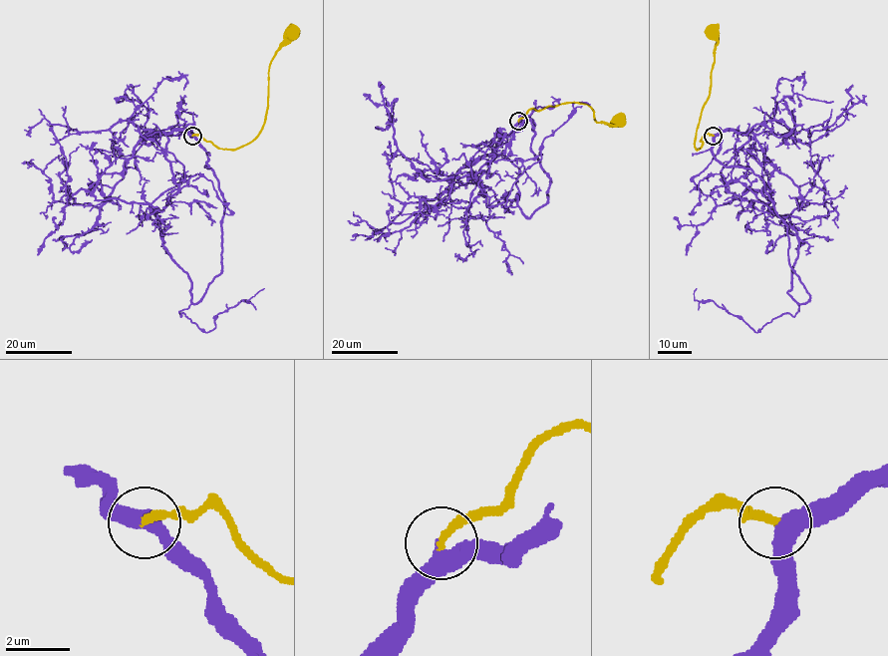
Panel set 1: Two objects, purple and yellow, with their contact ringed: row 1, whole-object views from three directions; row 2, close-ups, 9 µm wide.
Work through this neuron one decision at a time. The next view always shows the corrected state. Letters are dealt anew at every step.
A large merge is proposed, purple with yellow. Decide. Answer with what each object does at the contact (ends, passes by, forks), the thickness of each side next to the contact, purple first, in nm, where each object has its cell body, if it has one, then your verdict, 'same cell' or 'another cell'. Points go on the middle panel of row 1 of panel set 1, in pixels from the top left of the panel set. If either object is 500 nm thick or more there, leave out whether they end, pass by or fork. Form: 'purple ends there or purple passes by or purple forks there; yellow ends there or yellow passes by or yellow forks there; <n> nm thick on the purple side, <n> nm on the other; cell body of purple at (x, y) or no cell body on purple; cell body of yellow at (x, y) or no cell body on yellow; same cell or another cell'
purple passes by; yellow ends there; 400 nm thick on the purple side, 280 nm on the other; no cell body on purple; cell body of yellow at (618, 120); same cell

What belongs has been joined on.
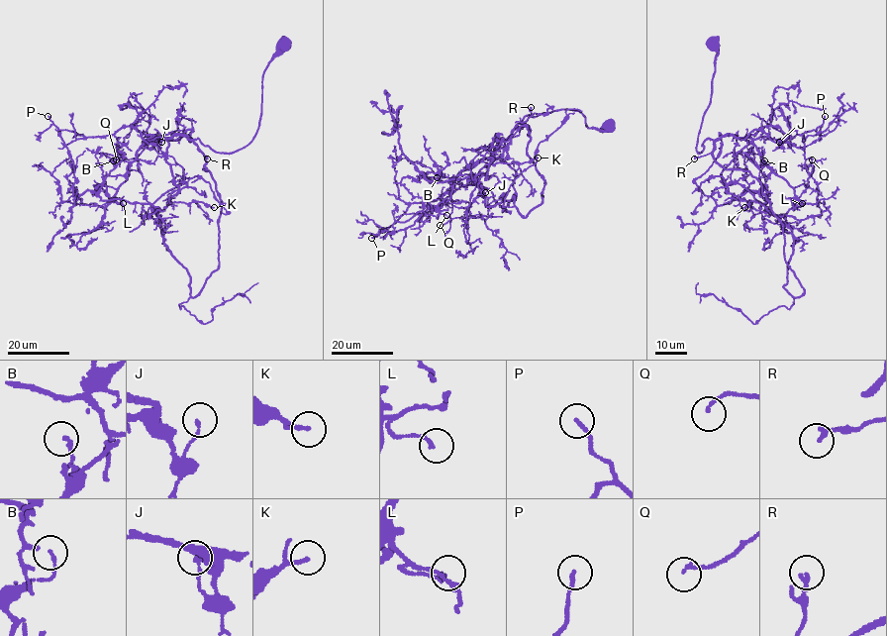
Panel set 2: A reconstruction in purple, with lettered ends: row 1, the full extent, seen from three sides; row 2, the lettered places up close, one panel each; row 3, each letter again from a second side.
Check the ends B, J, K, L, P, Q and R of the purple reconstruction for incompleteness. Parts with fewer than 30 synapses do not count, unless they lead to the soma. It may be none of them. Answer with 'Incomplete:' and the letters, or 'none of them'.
Incomplete: none of them

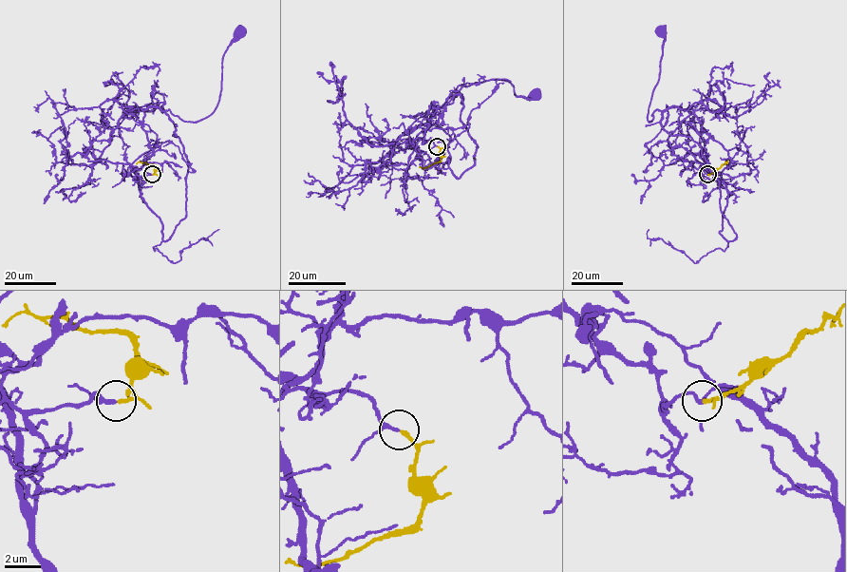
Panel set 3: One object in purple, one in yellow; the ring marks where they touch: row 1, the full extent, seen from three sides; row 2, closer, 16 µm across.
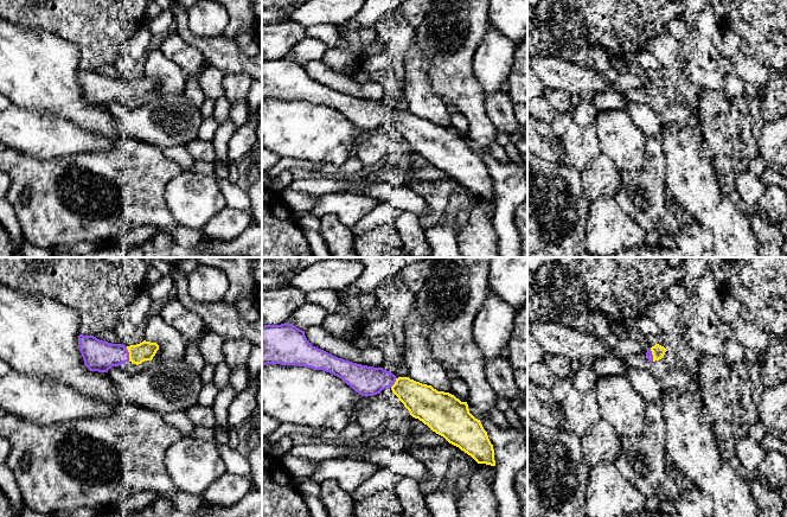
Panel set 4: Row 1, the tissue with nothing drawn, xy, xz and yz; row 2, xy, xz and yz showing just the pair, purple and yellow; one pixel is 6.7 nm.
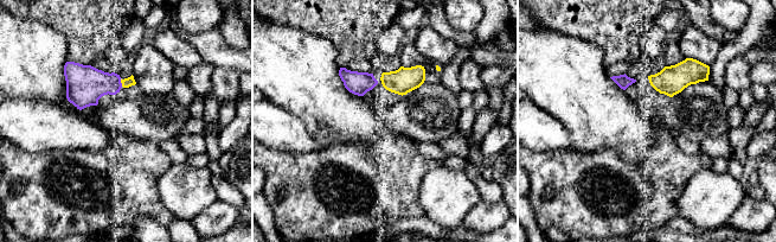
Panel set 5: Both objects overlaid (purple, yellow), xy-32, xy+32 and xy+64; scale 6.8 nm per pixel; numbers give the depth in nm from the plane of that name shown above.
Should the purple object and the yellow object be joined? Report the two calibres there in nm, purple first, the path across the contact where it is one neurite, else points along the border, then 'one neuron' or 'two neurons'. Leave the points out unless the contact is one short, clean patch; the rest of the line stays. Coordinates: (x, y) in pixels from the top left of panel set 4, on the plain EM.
calibres 220 and 130 nm; one neuron

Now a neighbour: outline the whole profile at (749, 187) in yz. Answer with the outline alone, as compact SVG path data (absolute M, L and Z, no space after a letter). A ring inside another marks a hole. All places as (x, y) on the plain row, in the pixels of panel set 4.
M748 171L740 172L734 179L734 187L741 198L750 209L755 209L757 198L762 194L764 186L759 177L750 174Z

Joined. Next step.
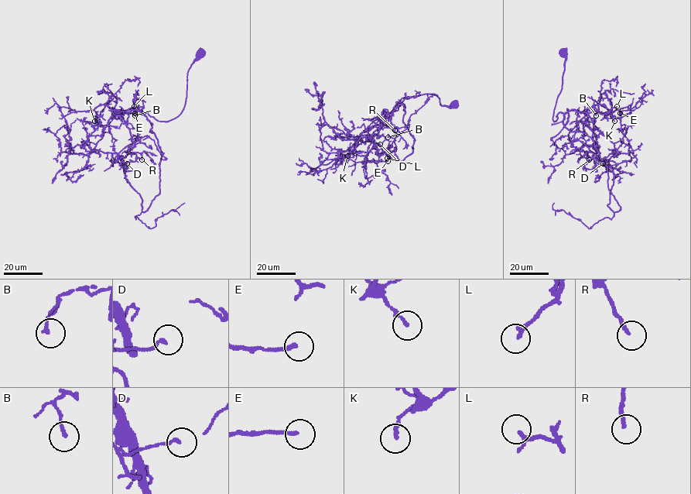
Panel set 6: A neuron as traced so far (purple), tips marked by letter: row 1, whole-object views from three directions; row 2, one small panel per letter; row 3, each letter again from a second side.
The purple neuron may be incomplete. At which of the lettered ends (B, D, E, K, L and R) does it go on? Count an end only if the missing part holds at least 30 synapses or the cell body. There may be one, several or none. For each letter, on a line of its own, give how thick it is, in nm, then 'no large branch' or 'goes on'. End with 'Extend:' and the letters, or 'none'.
B: 160 nm | no large branch
D: 170 nm | no large branch
E: 180 nm | goes on
K: 180 nm | no large branch
L: 160 nm | goes on
R: 180 nm | goes on
Extend: E, L, R

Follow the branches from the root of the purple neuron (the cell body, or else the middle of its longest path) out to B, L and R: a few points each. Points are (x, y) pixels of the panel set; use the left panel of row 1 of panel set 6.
B: (201, 53), (188, 70), (185, 106), (176, 117), (159, 121), (146, 112), (128, 111), (143, 107), (135, 115)
L: (201, 53), (176, 117), (159, 121), (129, 112), (143, 107), (142, 114), (134, 106)
R: (201, 53), (176, 117), (127, 113), (135, 143), (128, 153), (141, 159)

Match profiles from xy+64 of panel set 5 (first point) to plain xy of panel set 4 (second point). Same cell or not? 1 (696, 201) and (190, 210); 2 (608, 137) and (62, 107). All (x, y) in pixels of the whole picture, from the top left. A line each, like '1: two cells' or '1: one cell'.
1: one cell
2: one cell

